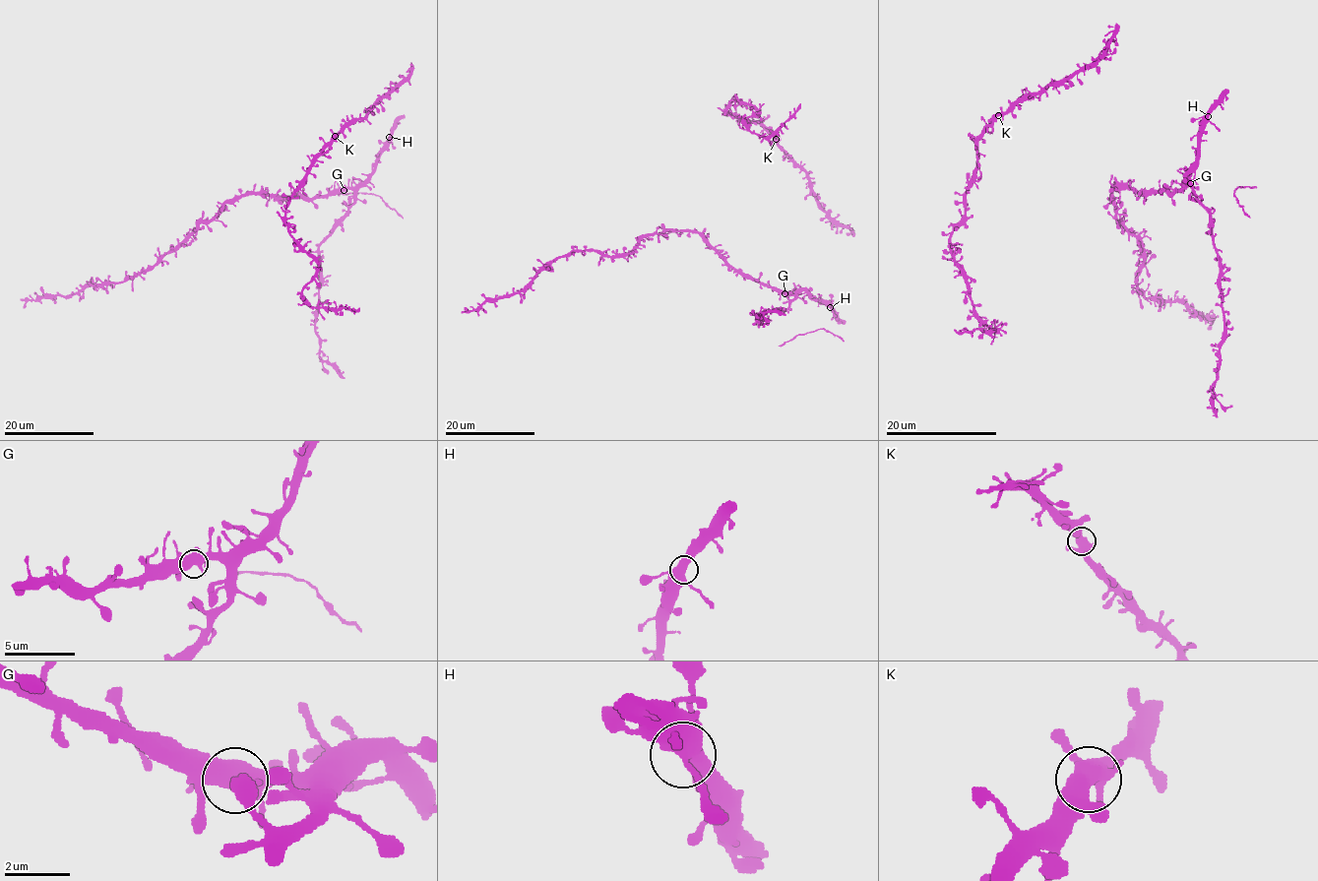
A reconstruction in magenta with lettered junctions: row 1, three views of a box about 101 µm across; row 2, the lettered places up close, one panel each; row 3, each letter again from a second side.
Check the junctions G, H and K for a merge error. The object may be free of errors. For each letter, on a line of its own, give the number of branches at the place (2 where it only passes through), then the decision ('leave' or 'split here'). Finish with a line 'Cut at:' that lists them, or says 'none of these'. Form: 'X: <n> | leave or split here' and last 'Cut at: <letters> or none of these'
G: 4 | leave
H: 4 | leave
K: 4 | leave
Cut at: none of these

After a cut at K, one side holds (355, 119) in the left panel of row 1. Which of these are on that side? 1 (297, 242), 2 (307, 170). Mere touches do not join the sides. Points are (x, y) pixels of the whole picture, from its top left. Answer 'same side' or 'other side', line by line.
1: other side
2: other side

